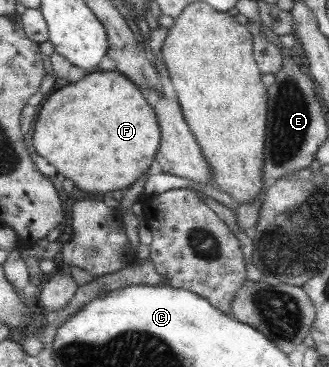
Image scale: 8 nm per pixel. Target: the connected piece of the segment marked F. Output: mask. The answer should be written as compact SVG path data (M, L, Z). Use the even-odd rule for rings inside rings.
M119 70L93 71L84 78L46 98L47 103L42 105L41 115L34 126L33 145L45 159L49 159L51 165L59 169L59 173L73 179L79 189L104 194L126 190L147 171L159 147L159 127L155 113L141 97L141 90Z

